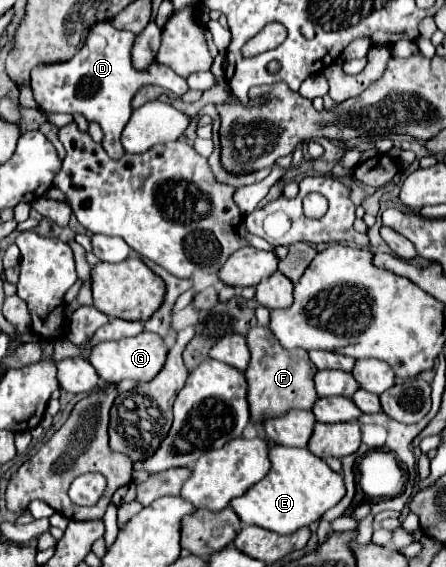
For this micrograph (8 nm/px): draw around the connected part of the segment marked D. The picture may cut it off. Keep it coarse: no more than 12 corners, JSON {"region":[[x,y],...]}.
{"region":[[89,29],[73,59],[31,71],[39,107],[83,113],[111,159],[139,87],[179,97],[183,77],[133,69],[133,33]]}

